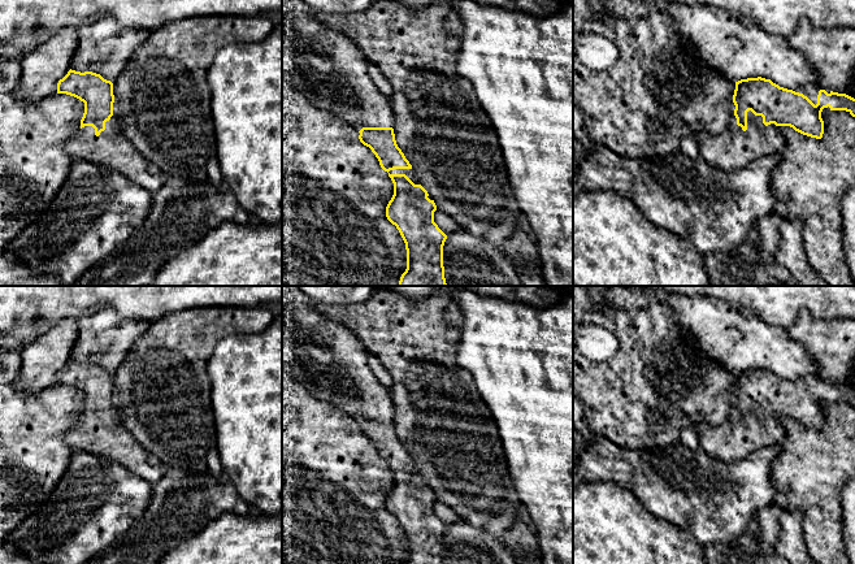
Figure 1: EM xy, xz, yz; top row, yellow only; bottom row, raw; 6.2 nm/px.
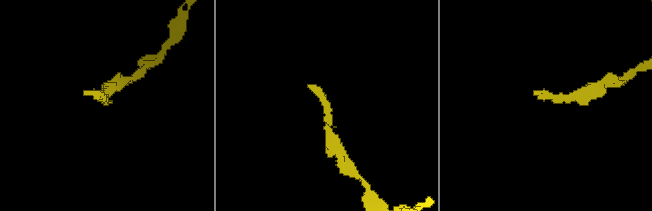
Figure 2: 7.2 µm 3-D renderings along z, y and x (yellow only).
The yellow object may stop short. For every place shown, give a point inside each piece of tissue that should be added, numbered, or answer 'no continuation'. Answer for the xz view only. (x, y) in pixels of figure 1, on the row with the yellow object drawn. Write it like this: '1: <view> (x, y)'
1: xz (409, 173)

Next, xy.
1: xy (111, 148)

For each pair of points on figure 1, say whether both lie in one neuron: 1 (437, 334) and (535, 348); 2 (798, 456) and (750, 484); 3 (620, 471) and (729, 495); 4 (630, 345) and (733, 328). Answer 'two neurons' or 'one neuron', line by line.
1: two neurons
2: two neurons
3: one neuron
4: two neurons

